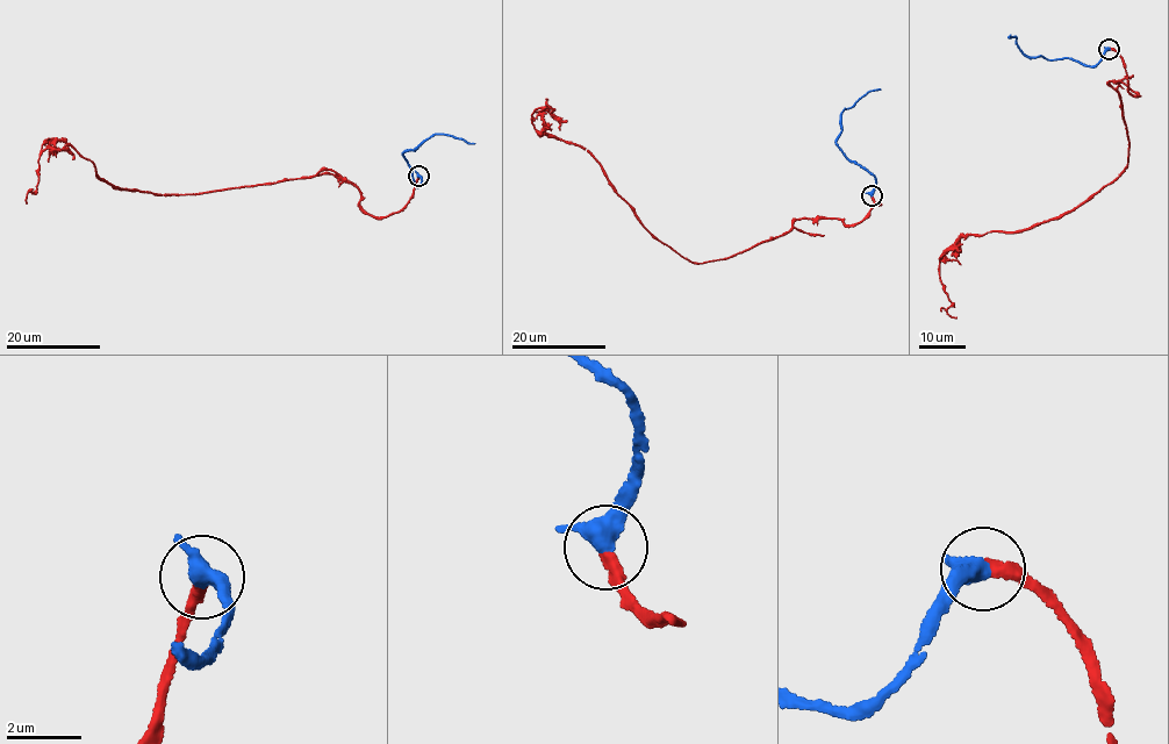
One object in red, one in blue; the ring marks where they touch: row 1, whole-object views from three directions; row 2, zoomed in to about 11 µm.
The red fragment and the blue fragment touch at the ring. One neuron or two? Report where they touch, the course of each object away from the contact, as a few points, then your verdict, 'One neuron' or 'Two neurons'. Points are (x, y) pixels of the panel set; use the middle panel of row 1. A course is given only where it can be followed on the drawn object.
Place: (872, 195). Course of red: (872, 195), (856, 223), (800, 219), (698, 263), (653, 238), (587, 150), (536, 131), (537, 108), (553, 111). Course of blue: (872, 195), (874, 176), (850, 159), (837, 138), (844, 109), (881, 90). One neuron

